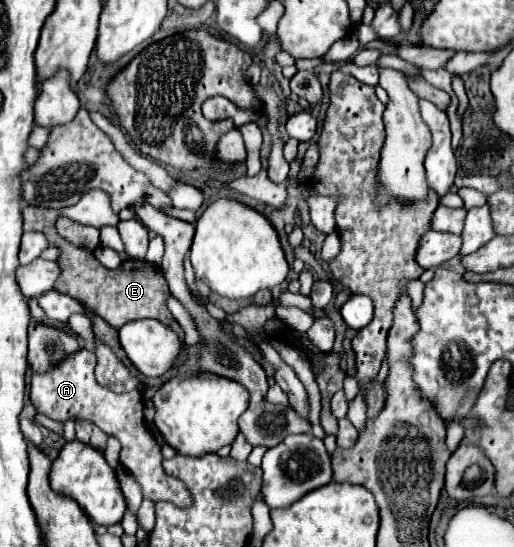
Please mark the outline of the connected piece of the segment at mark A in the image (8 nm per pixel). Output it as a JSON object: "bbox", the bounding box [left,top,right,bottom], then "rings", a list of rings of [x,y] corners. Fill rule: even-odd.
{"bbox":[31,350,193,508],"rings":[[[79,350],[79,354],[73,354],[71,358],[65,358],[55,370],[47,374],[33,374],[31,378],[31,402],[37,408],[37,412],[57,420],[87,420],[95,426],[99,426],[105,434],[115,436],[121,442],[119,462],[121,466],[139,482],[141,494],[145,500],[151,502],[171,502],[179,508],[191,508],[193,496],[187,490],[187,486],[173,476],[167,476],[161,468],[161,448],[157,446],[155,438],[149,434],[145,420],[143,420],[143,394],[139,390],[127,392],[127,394],[115,394],[95,380],[95,354],[89,350]]]}

